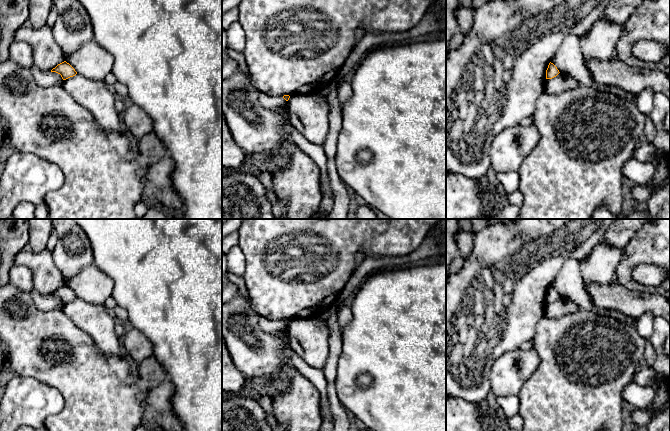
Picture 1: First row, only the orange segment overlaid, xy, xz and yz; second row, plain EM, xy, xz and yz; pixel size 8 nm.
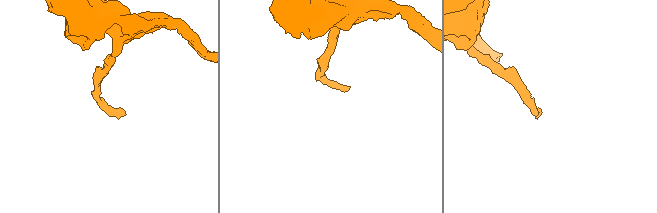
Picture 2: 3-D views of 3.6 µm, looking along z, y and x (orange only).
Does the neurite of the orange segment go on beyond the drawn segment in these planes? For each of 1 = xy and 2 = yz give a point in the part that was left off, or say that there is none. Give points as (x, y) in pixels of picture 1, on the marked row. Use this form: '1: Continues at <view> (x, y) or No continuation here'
1: No continuation here
2: No continuation here

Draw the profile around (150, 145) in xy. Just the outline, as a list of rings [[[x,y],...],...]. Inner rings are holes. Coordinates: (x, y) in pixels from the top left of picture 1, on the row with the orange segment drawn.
[[[153,131],[135,140],[135,150],[143,157],[160,159],[167,155],[167,148]]]

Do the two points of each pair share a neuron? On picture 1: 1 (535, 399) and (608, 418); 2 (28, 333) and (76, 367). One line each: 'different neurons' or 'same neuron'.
1: same neuron
2: same neuron

